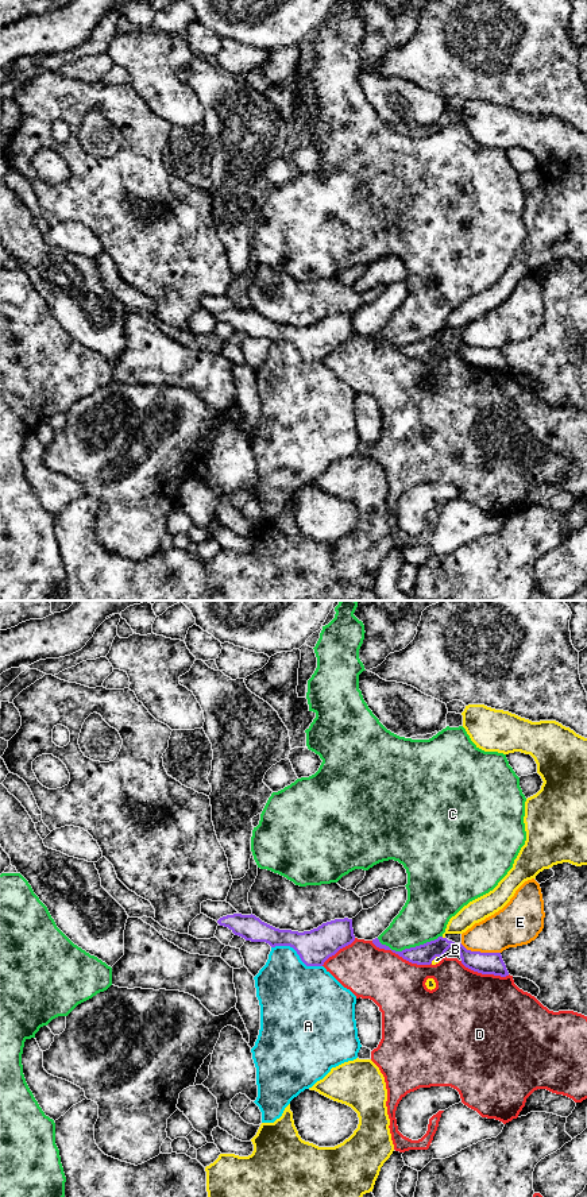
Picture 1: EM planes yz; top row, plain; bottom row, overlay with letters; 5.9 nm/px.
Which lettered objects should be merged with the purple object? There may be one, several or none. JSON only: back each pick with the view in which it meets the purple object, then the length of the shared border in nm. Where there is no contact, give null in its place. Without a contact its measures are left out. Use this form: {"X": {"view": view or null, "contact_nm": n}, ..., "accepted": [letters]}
{"accepted": []}

